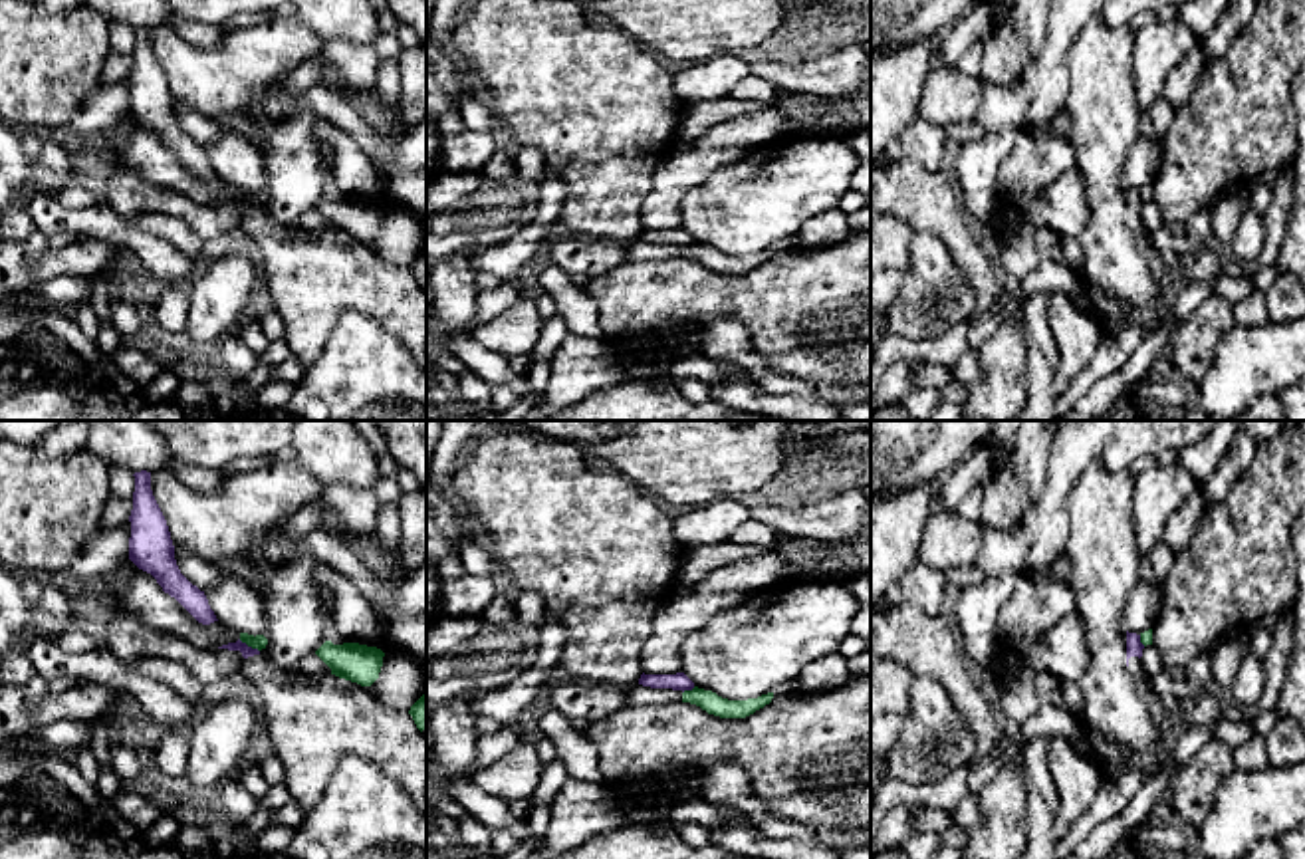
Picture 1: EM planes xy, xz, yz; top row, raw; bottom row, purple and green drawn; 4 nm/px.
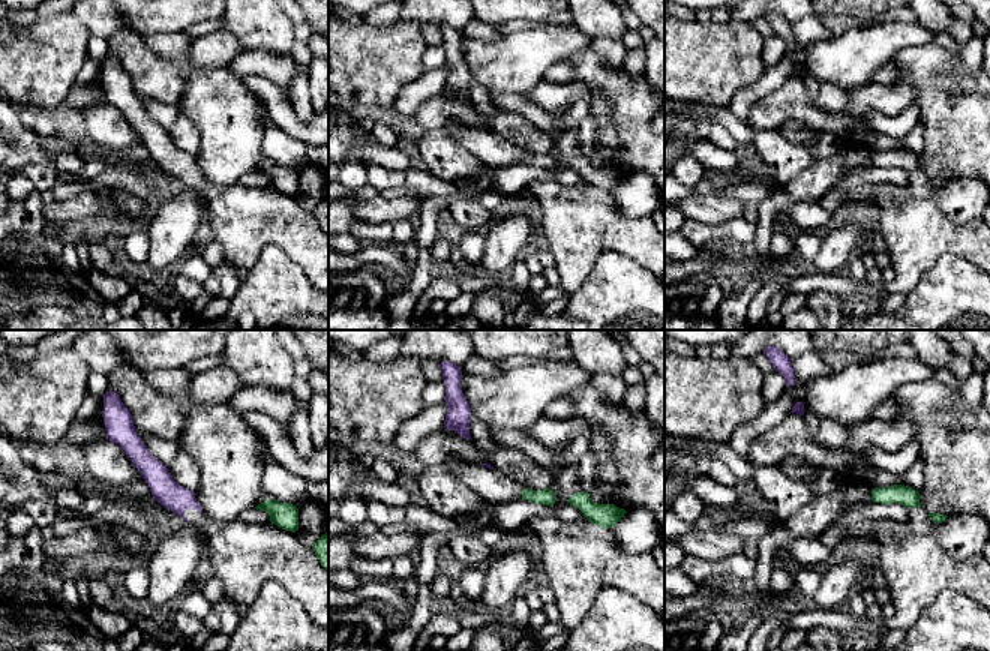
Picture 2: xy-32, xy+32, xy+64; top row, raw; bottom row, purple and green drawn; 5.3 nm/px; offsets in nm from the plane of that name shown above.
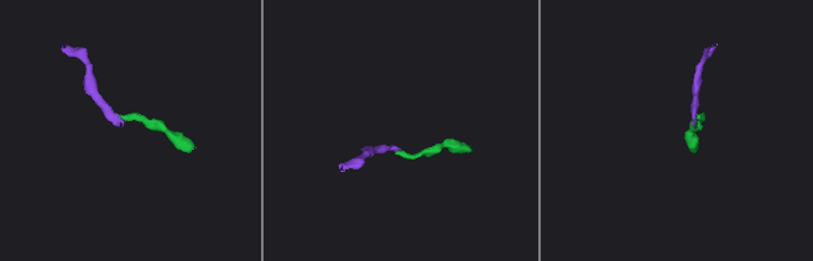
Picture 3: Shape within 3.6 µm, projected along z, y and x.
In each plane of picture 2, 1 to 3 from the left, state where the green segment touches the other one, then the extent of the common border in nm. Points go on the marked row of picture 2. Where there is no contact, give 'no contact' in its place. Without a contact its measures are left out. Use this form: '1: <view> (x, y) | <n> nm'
1: no contact
2: no contact
3: no contact

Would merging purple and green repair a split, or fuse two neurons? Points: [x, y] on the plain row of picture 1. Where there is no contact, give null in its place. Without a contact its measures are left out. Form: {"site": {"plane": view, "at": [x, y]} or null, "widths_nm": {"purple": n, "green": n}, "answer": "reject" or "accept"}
{"site": {"plane": "xy", "at": [246, 201]}, "widths_nm": {"purple": 50, "green": 60}, "answer": "reject"}

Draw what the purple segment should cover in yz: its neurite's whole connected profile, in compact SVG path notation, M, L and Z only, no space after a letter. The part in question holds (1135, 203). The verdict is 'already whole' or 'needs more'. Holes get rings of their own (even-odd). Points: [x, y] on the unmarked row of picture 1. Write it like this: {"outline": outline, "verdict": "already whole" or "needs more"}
{"outline": "M1127 186L1127 222L1134 232L1144 230L1140 220L1142 204L1140 190Z", "verdict": "needs more"}

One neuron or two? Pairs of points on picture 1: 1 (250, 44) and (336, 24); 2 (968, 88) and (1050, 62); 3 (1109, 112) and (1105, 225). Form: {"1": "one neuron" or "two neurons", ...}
{"1": "two neurons", "2": "two neurons", "3": "one neuron"}

